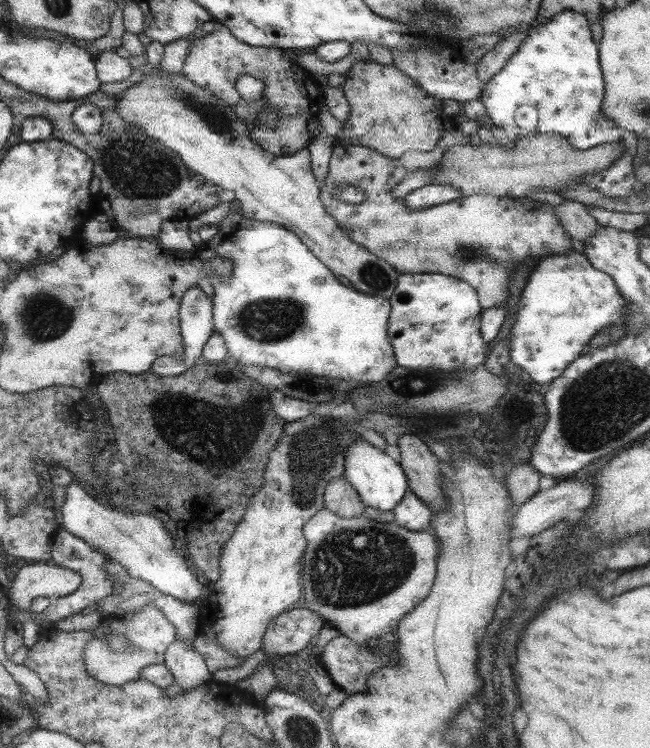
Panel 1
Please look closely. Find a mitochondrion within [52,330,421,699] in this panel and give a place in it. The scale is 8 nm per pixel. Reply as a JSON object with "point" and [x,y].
{"point":[377,561]}

